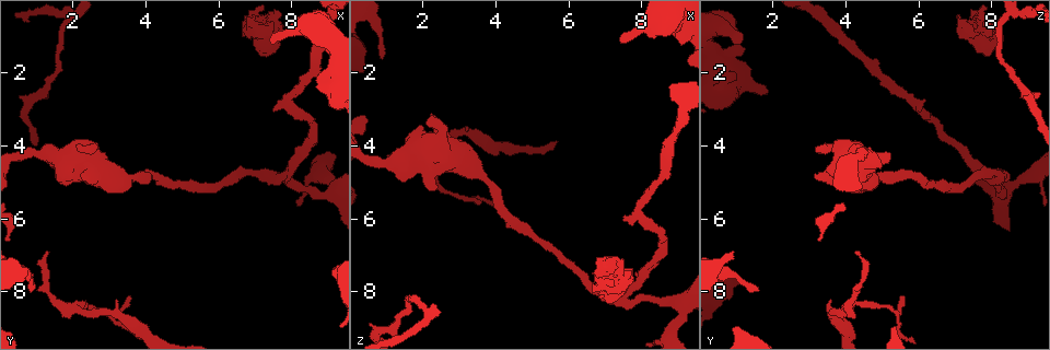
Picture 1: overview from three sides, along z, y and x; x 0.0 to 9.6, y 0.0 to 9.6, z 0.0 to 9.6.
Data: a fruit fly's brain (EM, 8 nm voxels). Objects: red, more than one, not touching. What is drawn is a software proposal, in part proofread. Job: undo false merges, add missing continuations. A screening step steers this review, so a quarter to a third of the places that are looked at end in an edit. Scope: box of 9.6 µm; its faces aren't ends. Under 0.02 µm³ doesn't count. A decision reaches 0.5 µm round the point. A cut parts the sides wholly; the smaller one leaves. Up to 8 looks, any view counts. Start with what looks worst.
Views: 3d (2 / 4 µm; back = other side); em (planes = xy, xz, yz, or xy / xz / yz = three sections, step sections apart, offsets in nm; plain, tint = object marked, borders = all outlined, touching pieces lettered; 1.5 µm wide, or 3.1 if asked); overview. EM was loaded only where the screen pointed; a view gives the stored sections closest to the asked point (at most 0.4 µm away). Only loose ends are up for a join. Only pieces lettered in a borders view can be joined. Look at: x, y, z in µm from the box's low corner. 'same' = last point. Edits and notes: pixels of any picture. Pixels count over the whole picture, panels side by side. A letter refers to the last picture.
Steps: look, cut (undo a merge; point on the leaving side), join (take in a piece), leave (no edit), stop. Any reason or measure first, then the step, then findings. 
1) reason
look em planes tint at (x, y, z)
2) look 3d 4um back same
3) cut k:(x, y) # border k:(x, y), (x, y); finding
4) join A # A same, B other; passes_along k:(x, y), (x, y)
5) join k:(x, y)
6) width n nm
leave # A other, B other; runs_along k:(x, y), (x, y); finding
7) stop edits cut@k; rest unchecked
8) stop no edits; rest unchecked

two arms in line, one across
look 3d 2um at (7.50, 4.95, 8.25)

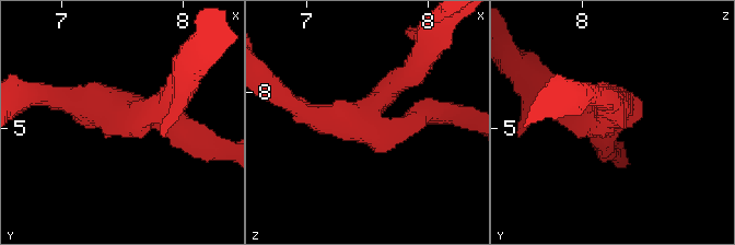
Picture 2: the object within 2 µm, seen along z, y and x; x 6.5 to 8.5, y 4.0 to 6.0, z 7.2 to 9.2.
shape alone is not enough
look em planes tint at (7.46, 4.86, 8.24)

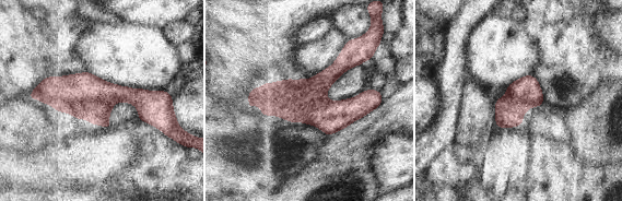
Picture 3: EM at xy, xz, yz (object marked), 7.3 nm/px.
look em planes borders same

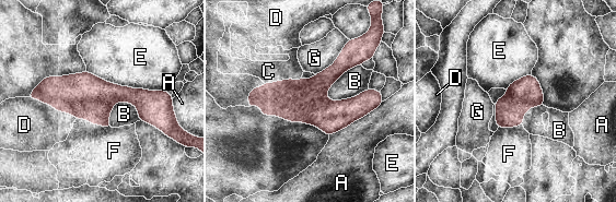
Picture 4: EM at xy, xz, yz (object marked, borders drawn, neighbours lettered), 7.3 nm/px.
longest_contact E 600 nm
cut 4:(316, 87) # A other, B other, C other, D other, E other, F other, G other; border 4:(298, 80), (305, 97), (326, 98); two neurons meet here

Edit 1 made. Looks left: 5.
tapers out
look 3d 2um at (3.55, 8.10, 5.60)

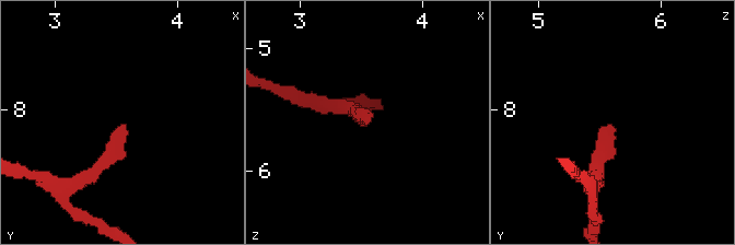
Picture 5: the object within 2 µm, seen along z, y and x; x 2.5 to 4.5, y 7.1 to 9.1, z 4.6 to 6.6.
need the tissue
look em planes borders at (3.56, 8.12, 5.60)

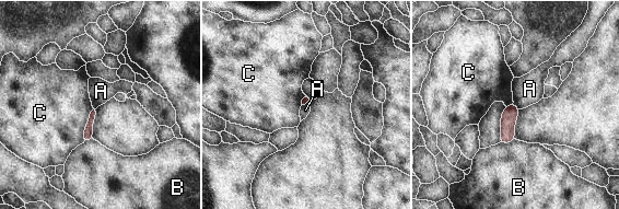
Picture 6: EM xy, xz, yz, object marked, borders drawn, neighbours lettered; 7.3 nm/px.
longest_contact C 280 nm
leave # A other, B other, C other; no lettered piece goes on from it

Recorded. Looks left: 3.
arms part here
look em planes plain at (2.05, 8.50, 4.10)

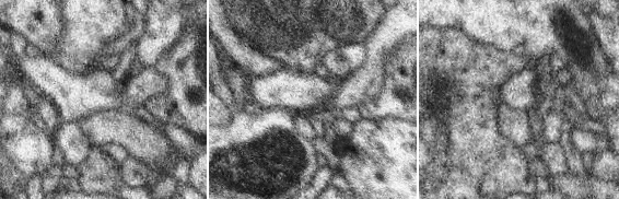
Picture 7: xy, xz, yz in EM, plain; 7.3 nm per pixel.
look em planes borders same

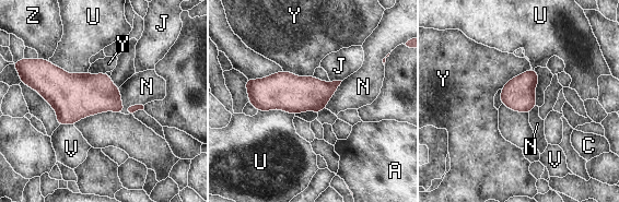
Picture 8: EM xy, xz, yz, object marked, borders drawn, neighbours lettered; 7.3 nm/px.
leave # A other, C other, J other, N other, U other, V other, Y other, Z other; border 8:(118, 87), (125, 108), (143, 106); one neuron here

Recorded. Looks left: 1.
stop edits cut@4; rest unchecked

